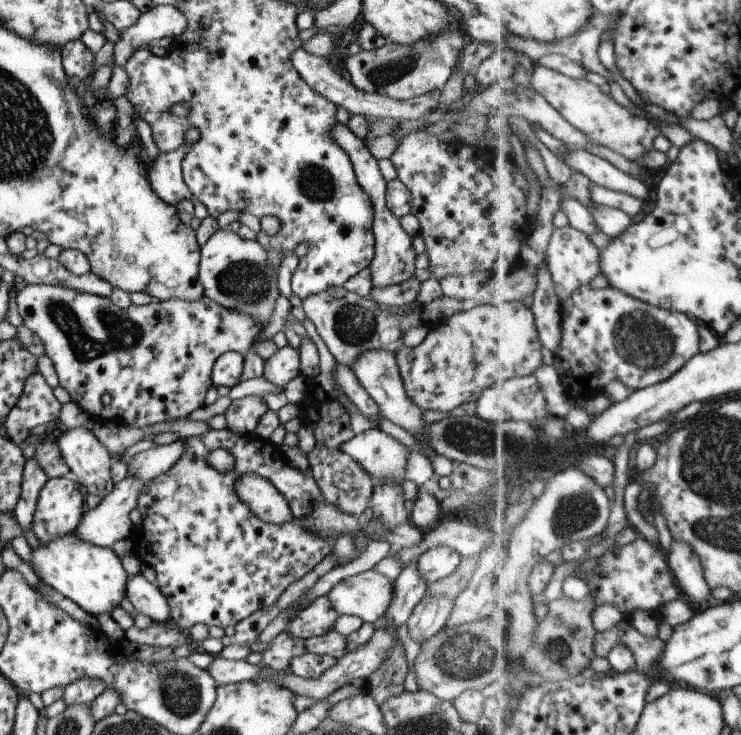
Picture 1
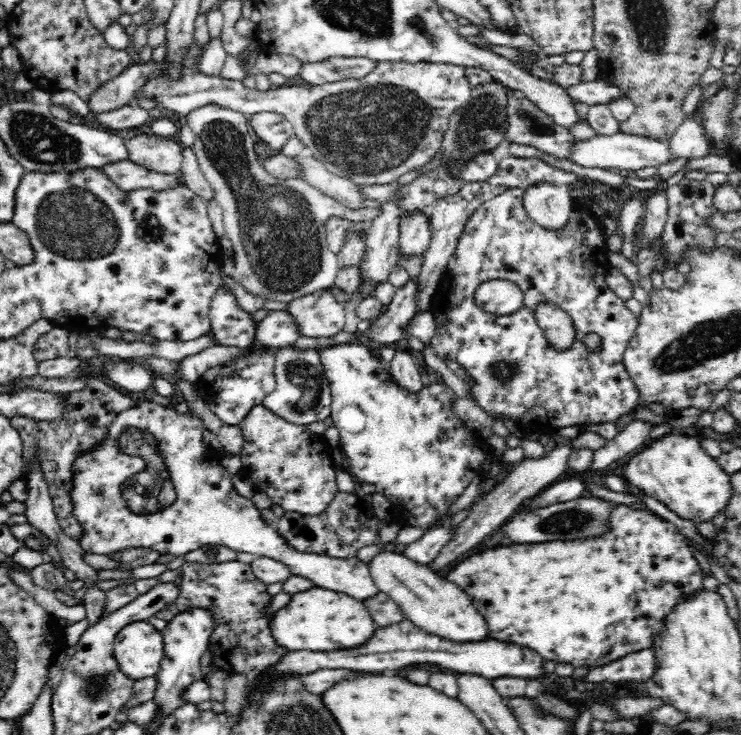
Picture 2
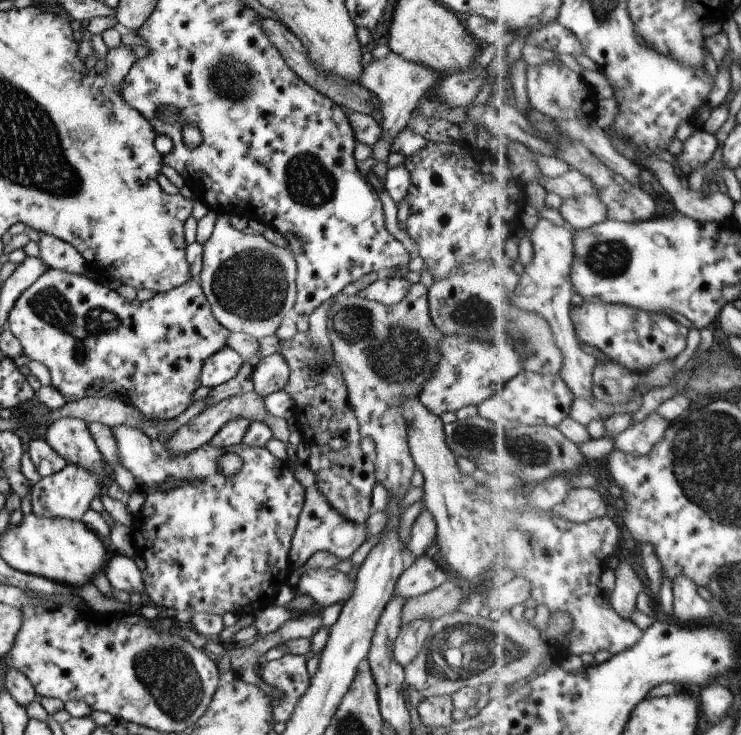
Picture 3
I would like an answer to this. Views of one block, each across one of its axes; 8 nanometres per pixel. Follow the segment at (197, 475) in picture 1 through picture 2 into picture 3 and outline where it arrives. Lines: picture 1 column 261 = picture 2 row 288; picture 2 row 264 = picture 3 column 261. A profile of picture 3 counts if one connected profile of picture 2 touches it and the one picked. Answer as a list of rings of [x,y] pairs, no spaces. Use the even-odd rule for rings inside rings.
[[[121,426],[114,427],[112,430],[117,442],[121,465],[127,471],[130,471],[140,484],[147,488],[146,500],[142,508],[140,508],[140,512],[133,514],[132,528],[130,529],[134,550],[144,562],[142,576],[145,584],[145,594],[149,596],[152,605],[172,608],[172,610],[176,610],[177,612],[179,610],[180,612],[190,612],[192,615],[198,612],[208,612],[208,614],[224,616],[226,612],[232,612],[237,614],[239,618],[250,615],[256,616],[260,611],[274,605],[275,594],[277,594],[280,586],[283,584],[290,585],[294,582],[296,571],[290,562],[290,542],[292,542],[299,514],[303,509],[303,502],[305,501],[305,488],[296,480],[287,462],[276,458],[265,446],[251,447],[246,443],[237,444],[230,448],[230,450],[241,456],[243,467],[235,475],[224,476],[217,469],[217,458],[225,450],[215,447],[210,442],[184,455],[172,455],[165,447],[163,441],[151,439],[140,428]],[[174,479],[179,481],[179,483],[175,487],[170,488],[170,484],[166,484],[166,482],[172,482]]]

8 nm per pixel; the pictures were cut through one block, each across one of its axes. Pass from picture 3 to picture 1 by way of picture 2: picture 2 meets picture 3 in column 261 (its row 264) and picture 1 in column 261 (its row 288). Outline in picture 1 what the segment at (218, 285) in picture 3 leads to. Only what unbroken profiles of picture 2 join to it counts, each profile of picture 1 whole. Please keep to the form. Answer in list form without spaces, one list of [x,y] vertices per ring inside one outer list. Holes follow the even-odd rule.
[[[228,228],[218,229],[206,244],[201,246],[198,276],[206,297],[215,300],[216,303],[221,304],[221,307],[251,316],[261,326],[261,330],[267,327],[276,299],[280,296],[277,285],[278,269],[268,262],[266,249],[259,242],[244,239],[237,233],[229,231]]]

